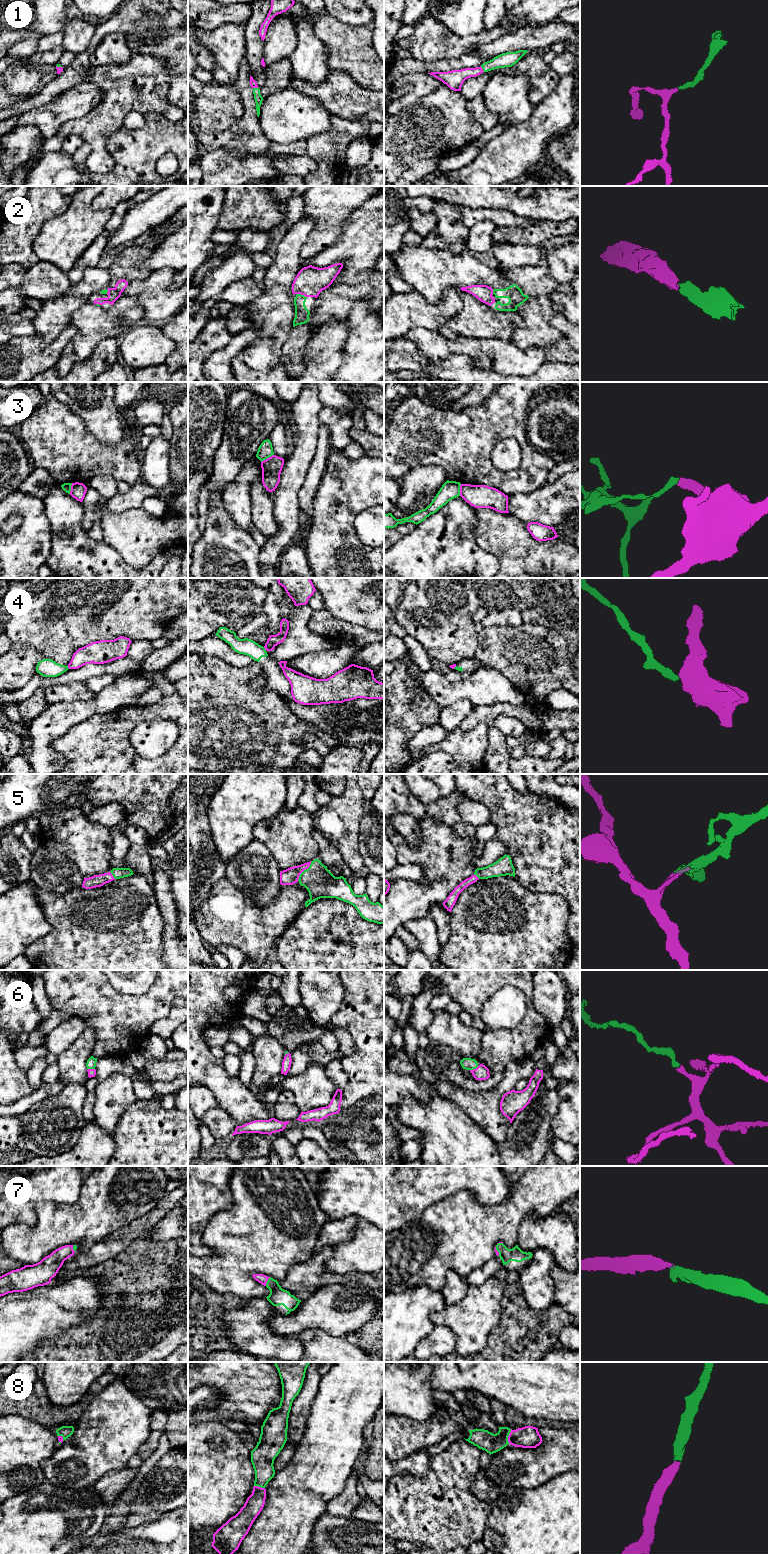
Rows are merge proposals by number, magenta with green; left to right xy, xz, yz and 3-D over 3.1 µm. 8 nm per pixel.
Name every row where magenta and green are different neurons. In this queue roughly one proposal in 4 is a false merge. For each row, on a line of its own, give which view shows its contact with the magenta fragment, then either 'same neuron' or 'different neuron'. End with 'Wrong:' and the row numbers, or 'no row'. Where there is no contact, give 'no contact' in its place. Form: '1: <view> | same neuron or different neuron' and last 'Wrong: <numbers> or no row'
1: yz | same neuron
2: xz | same neuron
3: xz | different neuron
4: xz | different neuron
5: xz | same neuron
6: yz | same neuron
7: xz | same neuron
8: yz | same neuron
Wrong: 3, 4

